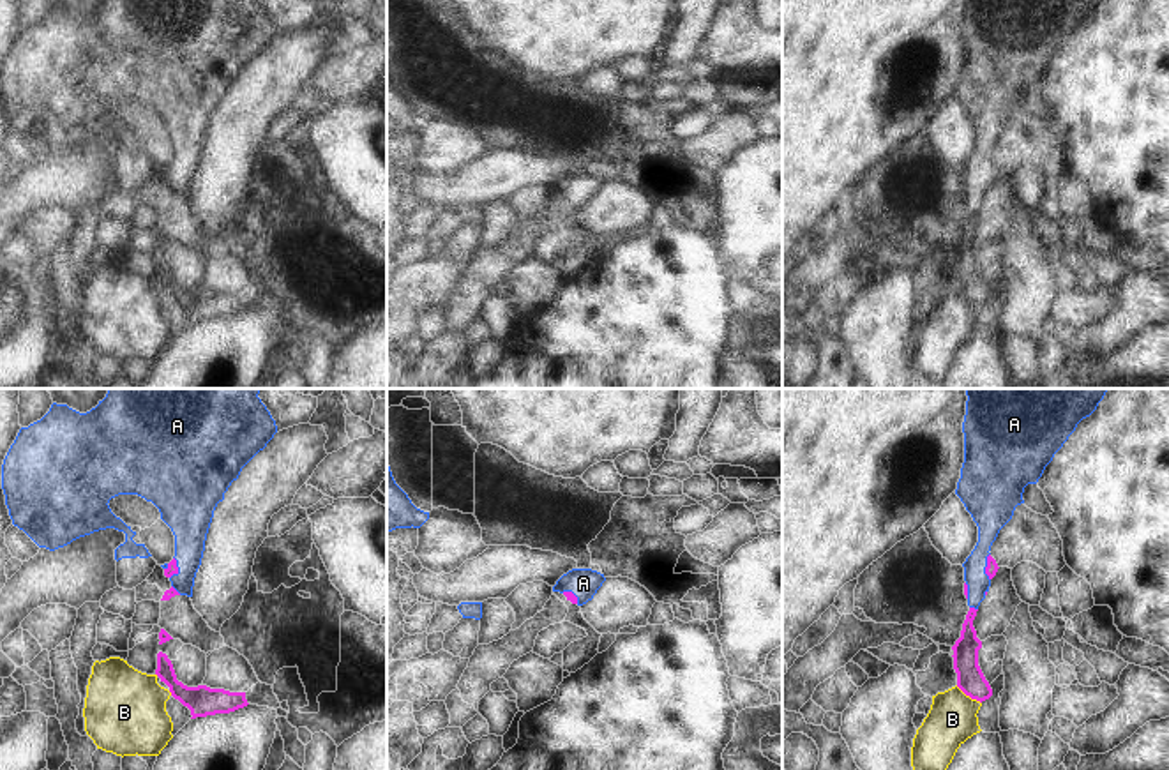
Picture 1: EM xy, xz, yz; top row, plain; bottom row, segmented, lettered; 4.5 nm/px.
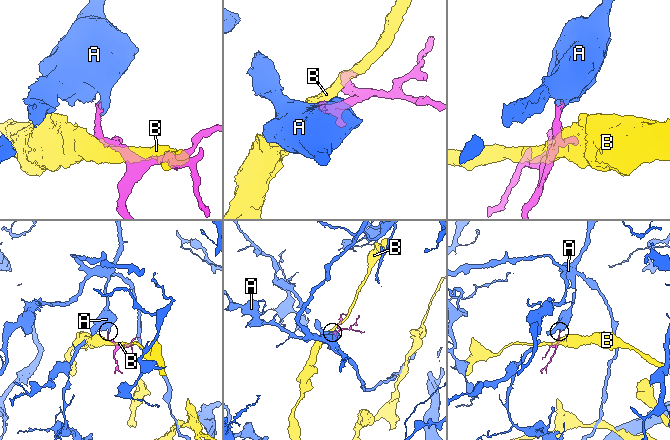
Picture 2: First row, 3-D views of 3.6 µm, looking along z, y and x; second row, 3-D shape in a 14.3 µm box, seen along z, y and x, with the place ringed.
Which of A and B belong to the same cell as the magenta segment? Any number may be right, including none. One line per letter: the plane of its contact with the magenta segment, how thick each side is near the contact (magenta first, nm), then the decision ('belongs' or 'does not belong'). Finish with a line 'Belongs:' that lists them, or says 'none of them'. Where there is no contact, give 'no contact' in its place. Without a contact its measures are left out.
A: yz | 60/170 nm | belongs
B: yz | 130/220 nm | does not belong
Belongs: A

